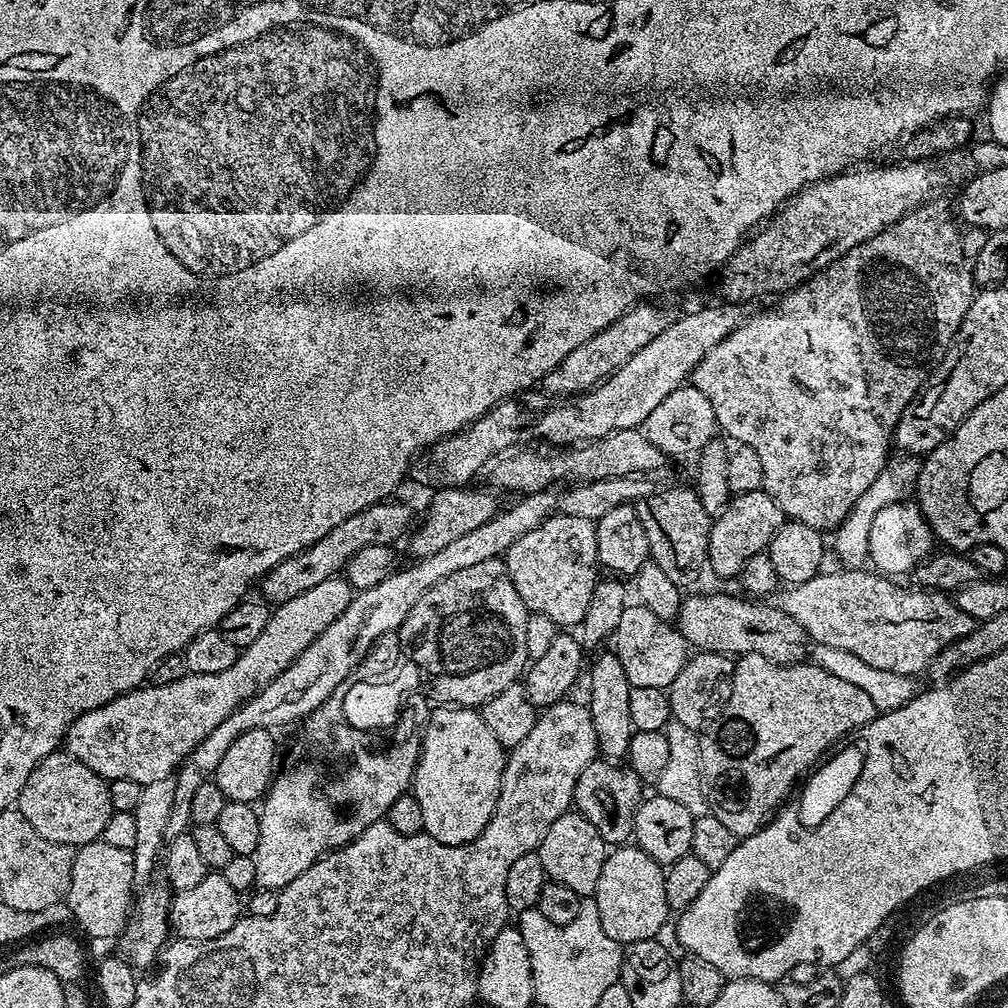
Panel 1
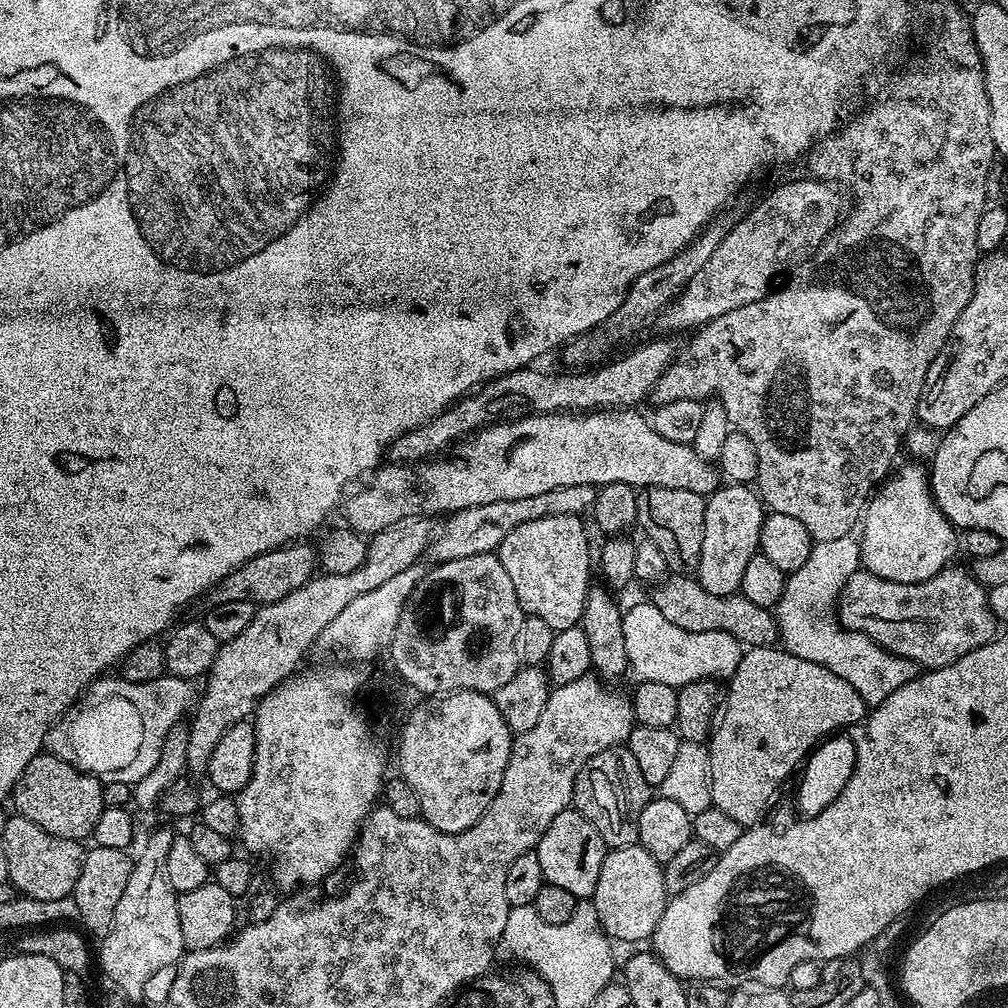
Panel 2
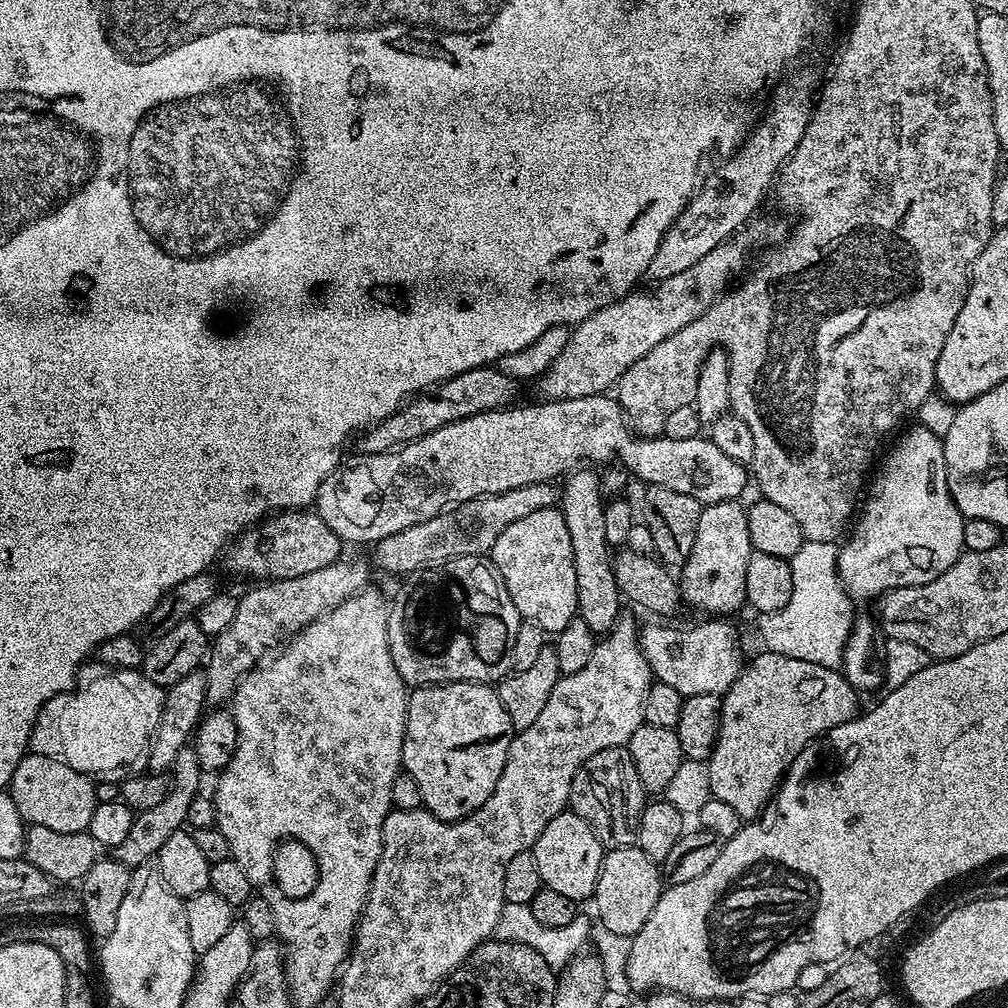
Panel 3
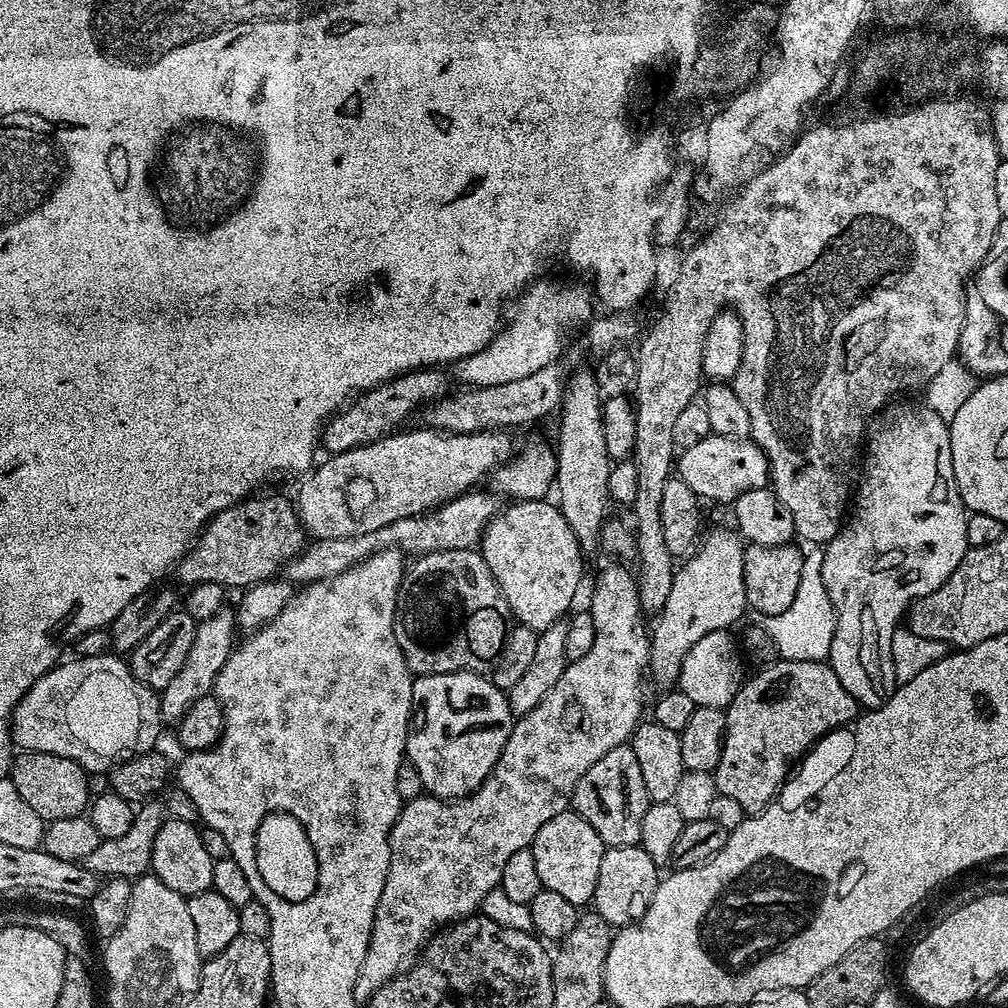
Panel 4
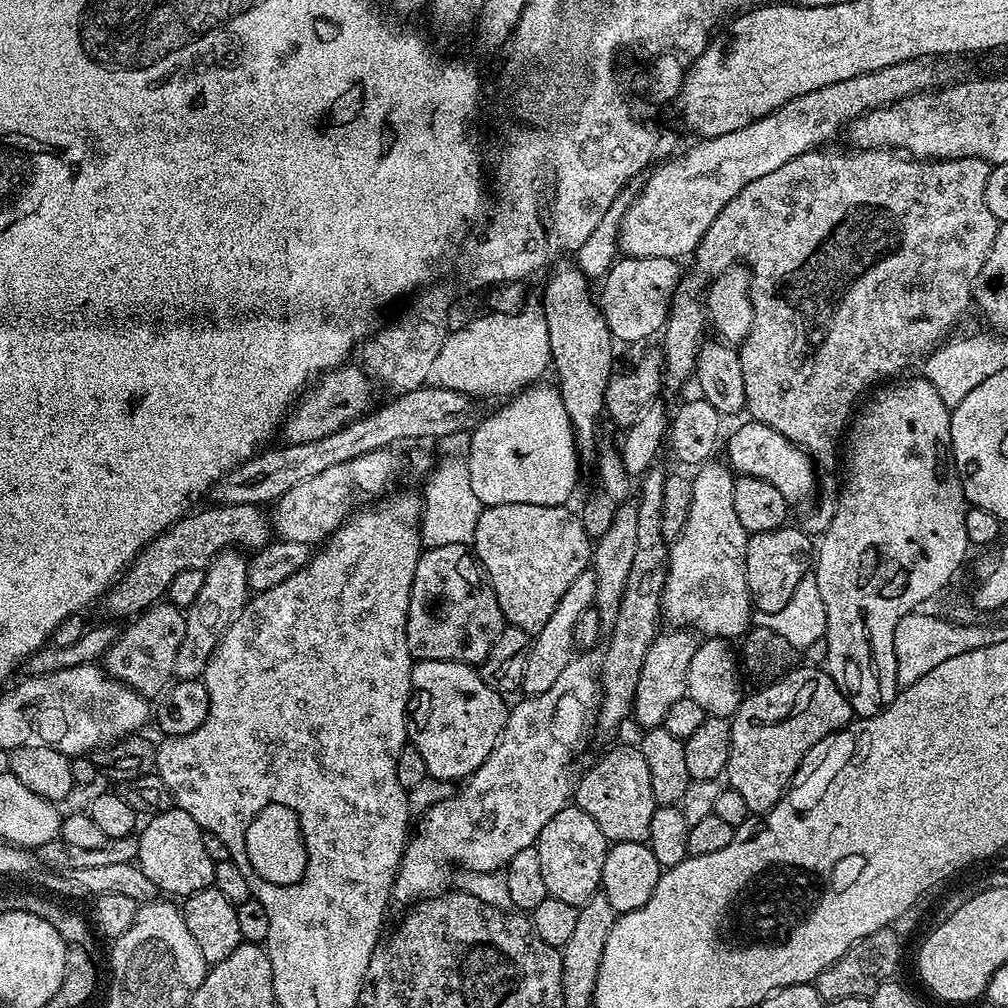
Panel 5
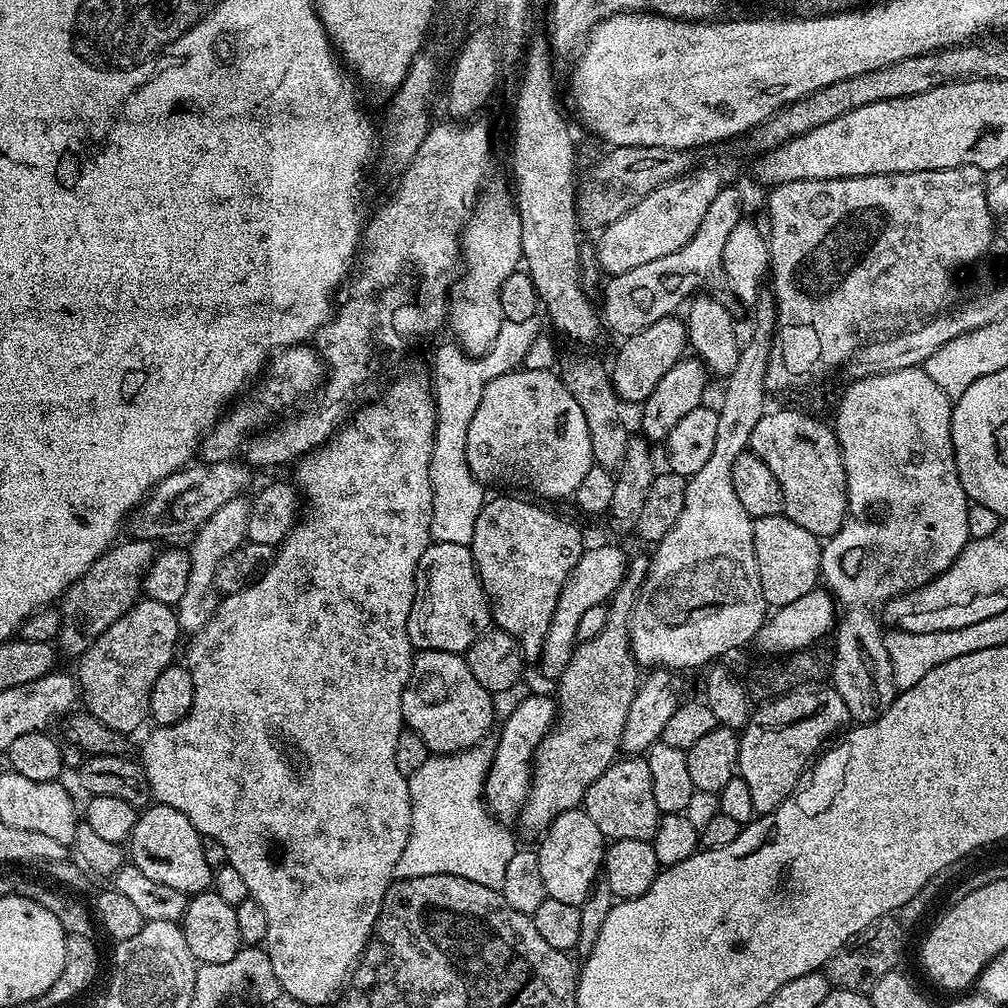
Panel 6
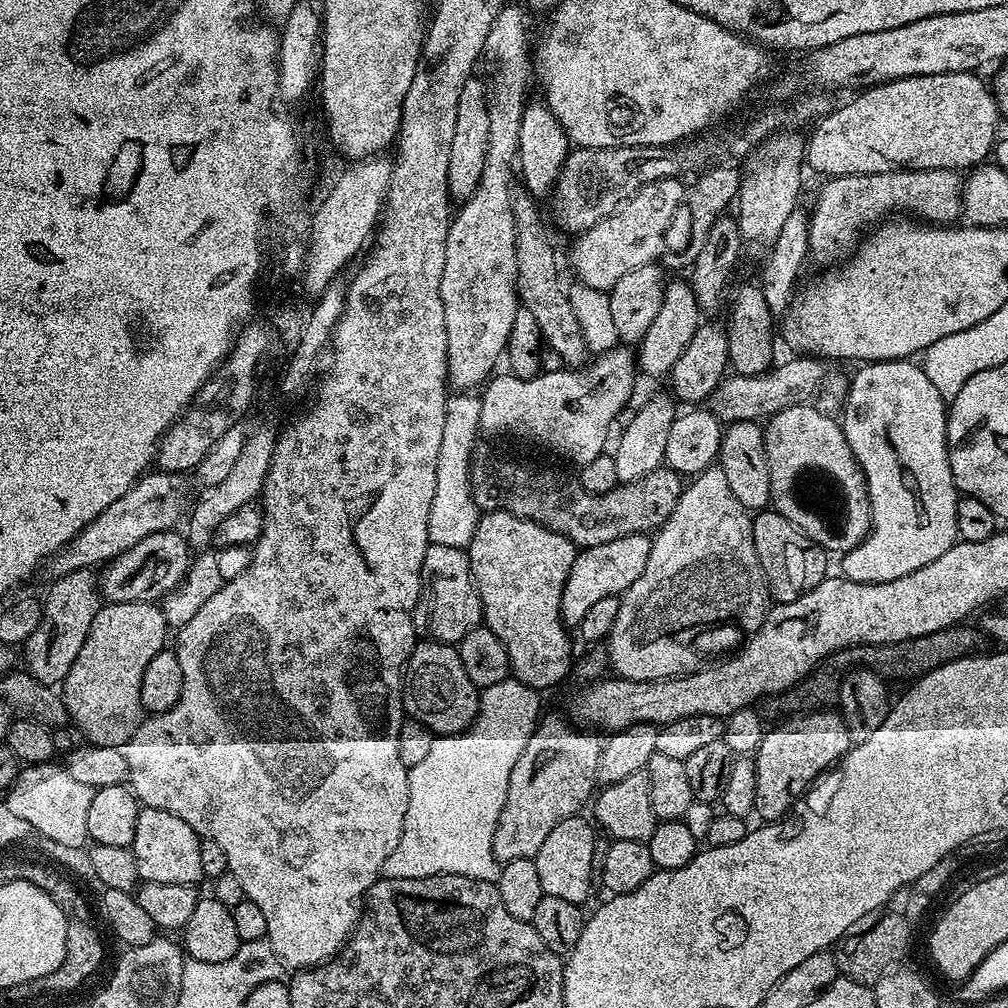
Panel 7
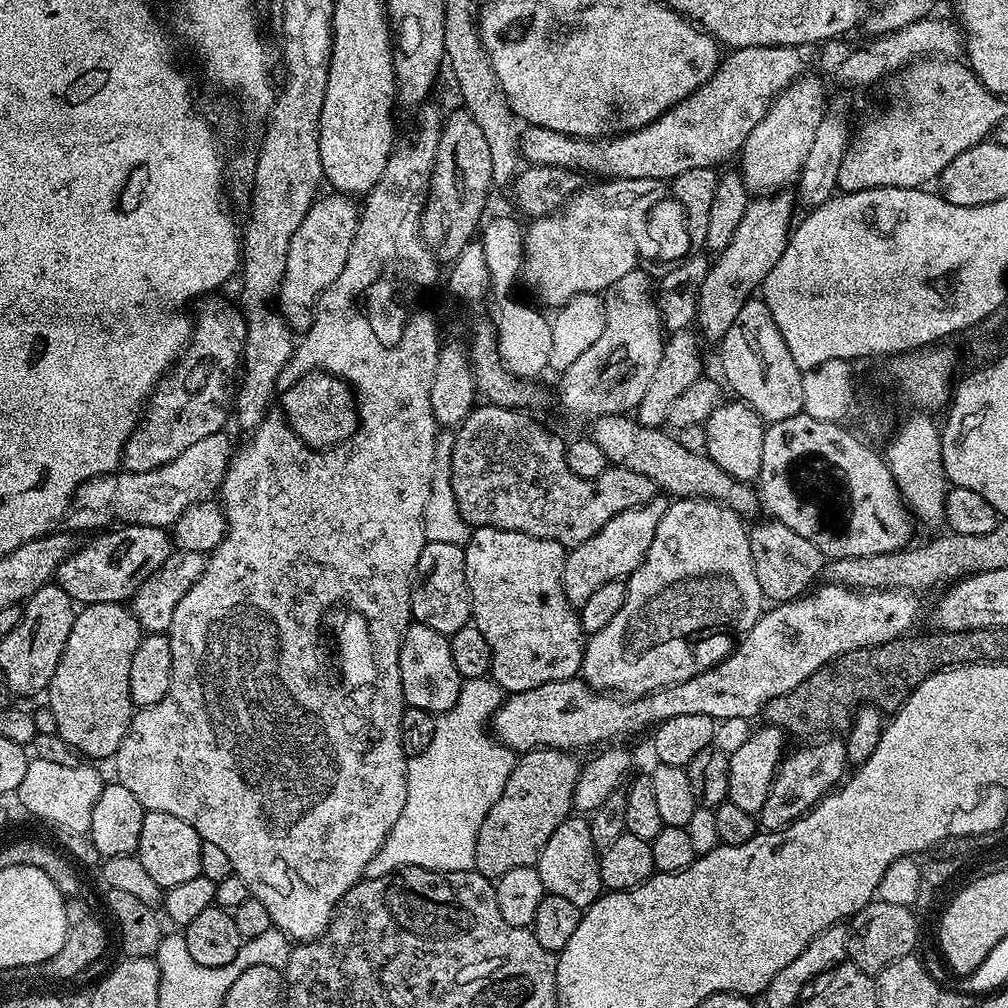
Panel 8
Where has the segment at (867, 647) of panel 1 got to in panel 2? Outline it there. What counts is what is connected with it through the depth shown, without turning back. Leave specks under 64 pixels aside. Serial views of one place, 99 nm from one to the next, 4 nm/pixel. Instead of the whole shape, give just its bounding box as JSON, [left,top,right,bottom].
[838,566,998,670]

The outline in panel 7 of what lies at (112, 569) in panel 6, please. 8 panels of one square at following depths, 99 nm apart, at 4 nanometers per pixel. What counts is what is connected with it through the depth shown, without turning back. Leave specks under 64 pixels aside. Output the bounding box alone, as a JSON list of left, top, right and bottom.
[22,568,102,686]

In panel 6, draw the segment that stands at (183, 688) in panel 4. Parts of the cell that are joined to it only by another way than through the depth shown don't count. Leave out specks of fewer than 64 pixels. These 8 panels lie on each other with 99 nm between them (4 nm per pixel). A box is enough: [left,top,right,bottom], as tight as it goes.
[175,495,253,634]

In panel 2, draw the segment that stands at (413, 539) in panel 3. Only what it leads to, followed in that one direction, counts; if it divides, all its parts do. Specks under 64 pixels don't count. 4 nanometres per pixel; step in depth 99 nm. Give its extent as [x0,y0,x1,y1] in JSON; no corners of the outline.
[426,484,597,564]

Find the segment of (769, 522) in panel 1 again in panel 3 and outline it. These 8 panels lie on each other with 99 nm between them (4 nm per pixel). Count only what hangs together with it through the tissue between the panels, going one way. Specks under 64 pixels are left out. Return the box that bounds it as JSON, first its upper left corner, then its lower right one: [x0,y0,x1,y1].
[678,499,754,618]

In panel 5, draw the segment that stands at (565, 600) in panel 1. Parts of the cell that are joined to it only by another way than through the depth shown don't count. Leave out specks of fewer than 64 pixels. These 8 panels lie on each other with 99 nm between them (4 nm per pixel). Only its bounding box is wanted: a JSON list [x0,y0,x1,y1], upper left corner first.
[472,504,594,634]

